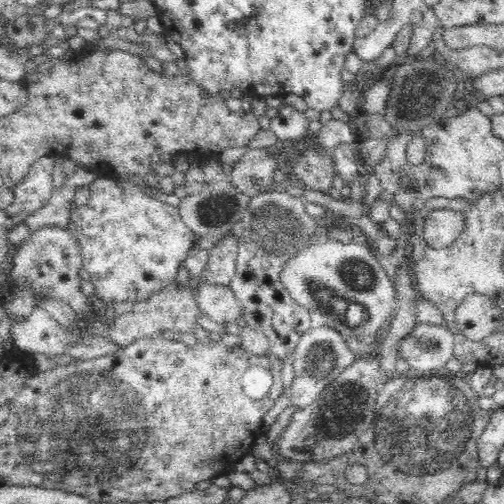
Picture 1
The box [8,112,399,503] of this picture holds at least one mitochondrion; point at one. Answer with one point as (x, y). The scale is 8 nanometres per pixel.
(61, 444)

